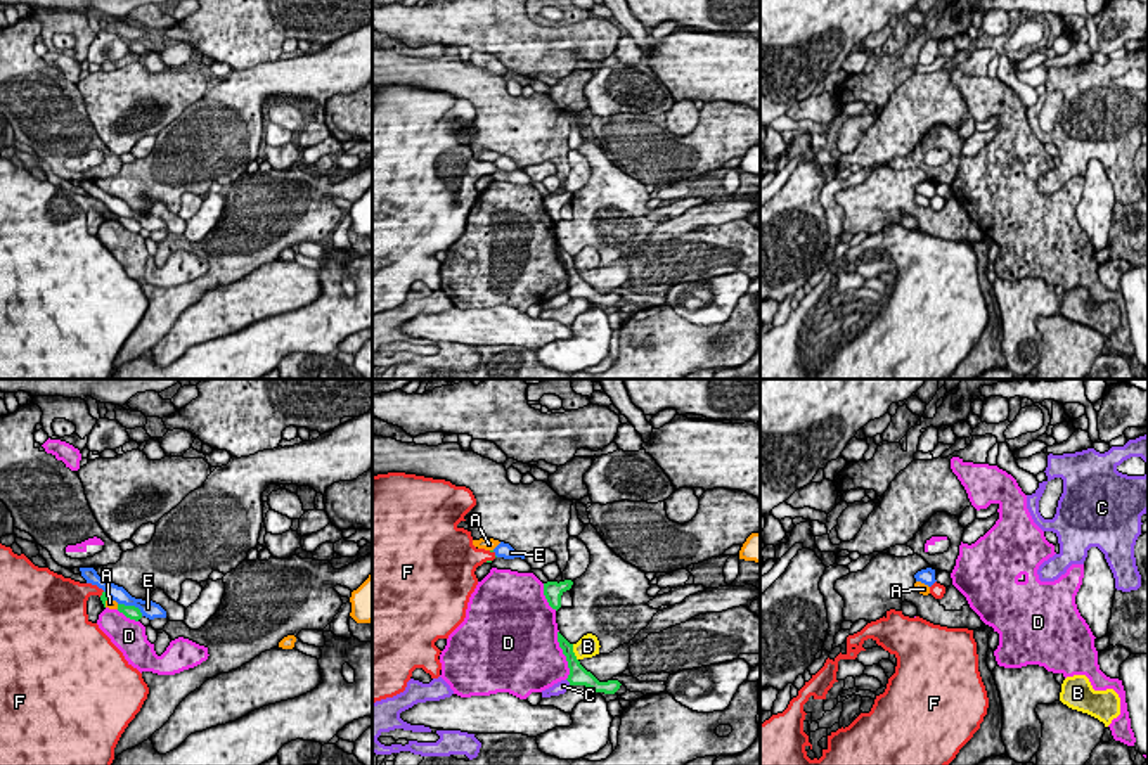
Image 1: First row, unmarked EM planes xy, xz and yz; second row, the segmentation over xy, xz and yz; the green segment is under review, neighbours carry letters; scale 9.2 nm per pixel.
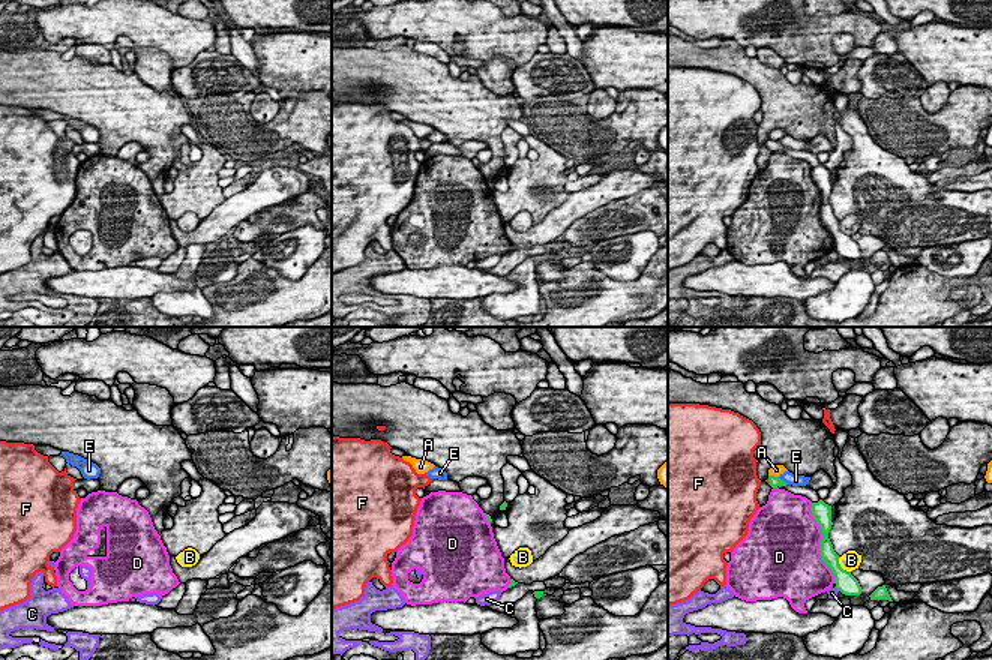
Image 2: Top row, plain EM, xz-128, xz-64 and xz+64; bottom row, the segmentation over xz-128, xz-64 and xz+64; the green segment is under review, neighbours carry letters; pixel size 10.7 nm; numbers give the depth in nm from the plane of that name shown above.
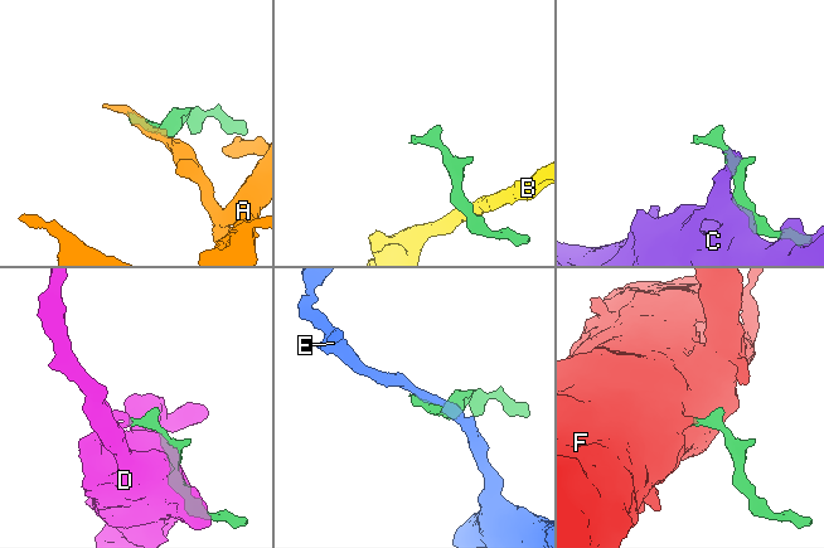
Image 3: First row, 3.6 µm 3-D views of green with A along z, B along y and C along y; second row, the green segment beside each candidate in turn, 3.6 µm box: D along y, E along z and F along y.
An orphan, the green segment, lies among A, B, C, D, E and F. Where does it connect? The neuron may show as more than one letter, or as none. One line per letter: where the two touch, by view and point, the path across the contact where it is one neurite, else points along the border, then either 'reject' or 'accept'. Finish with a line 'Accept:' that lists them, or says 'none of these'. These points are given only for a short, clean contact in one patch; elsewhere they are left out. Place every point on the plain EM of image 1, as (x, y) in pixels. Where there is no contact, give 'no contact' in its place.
A: xy (104, 215) | along xy (108, 210), (104, 218) | reject
B: xz (574, 265) | along xz (572, 257), (577, 272) | reject
C: xz (568, 293) | along xz (567, 291), (570, 296) | reject
D: xz (563, 265) | reject
E: xy (132, 218) | reject
F: xy (103, 206) | across xy (104, 208), (103, 206), (77, 206) | accept
Accept: F

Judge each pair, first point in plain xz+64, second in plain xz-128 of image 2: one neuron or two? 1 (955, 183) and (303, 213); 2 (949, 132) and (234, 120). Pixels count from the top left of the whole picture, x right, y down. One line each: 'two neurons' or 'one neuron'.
1: two neurons
2: one neuron

